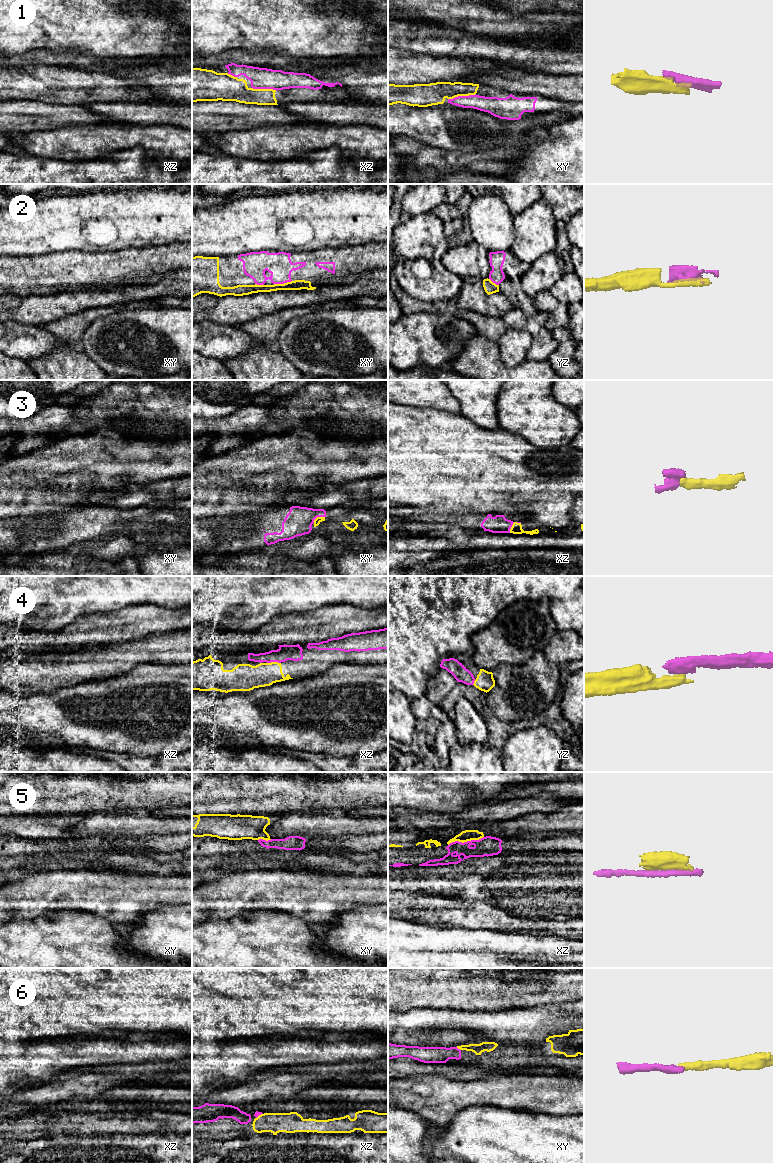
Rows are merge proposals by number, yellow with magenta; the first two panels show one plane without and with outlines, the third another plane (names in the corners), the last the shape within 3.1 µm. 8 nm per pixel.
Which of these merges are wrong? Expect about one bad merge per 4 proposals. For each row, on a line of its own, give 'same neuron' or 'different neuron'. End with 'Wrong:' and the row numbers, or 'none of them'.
1: same neuron
2: same neuron
3: same neuron
4: same neuron
5: different neuron
6: same neuron
Wrong: 5

